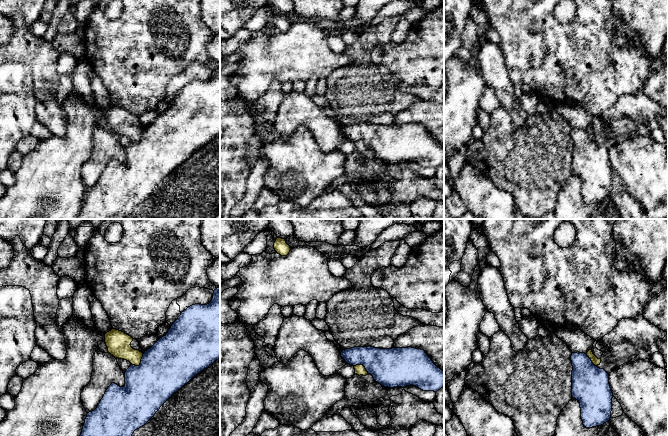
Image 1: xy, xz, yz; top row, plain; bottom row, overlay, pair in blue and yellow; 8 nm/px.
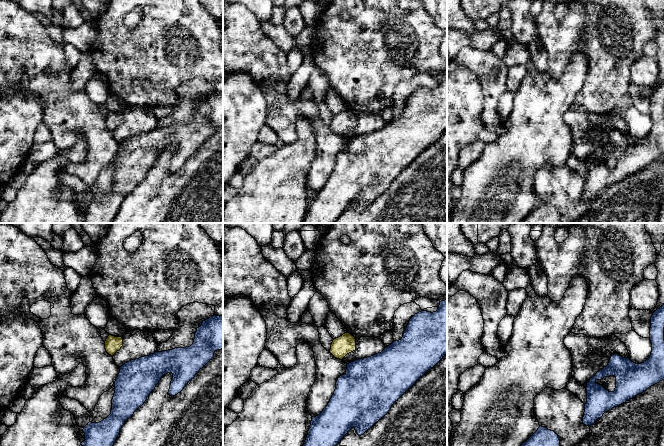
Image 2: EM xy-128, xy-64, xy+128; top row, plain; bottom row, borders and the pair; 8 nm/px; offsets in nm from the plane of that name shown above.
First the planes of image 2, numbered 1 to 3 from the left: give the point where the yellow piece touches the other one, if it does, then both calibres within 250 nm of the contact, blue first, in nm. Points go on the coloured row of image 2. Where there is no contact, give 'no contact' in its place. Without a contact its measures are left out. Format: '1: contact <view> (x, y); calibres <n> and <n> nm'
1: no contact
2: contact xy-64 (357, 360); calibres 460 and 20 nm
3: no contact

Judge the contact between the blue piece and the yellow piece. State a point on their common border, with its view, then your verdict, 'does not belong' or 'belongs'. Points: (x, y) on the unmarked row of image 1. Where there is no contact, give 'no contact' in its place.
contact xy (140, 139); does not belong

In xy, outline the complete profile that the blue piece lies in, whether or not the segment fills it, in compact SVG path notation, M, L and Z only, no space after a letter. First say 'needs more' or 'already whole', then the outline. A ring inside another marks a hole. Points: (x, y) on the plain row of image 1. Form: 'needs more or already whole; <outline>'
already whole; M217 64L216 66L214 66L213 74L209 80L207 81L195 80L195 81L188 83L186 86L184 86L181 89L181 91L178 93L178 95L172 100L168 109L162 114L160 114L150 125L145 127L139 142L135 142L131 140L131 142L125 148L125 162L124 163L120 163L115 159L112 159L108 163L103 174L98 180L97 184L94 187L89 188L87 190L87 193L85 195L85 199L82 205L82 209L79 212L76 219L123 219L124 217L128 216L132 212L135 206L144 202L155 191L155 189L160 185L160 183L169 174L172 173L174 169L180 166L194 152L196 152L198 149L200 149L204 145L208 144L218 135L220 135L220 64Z

